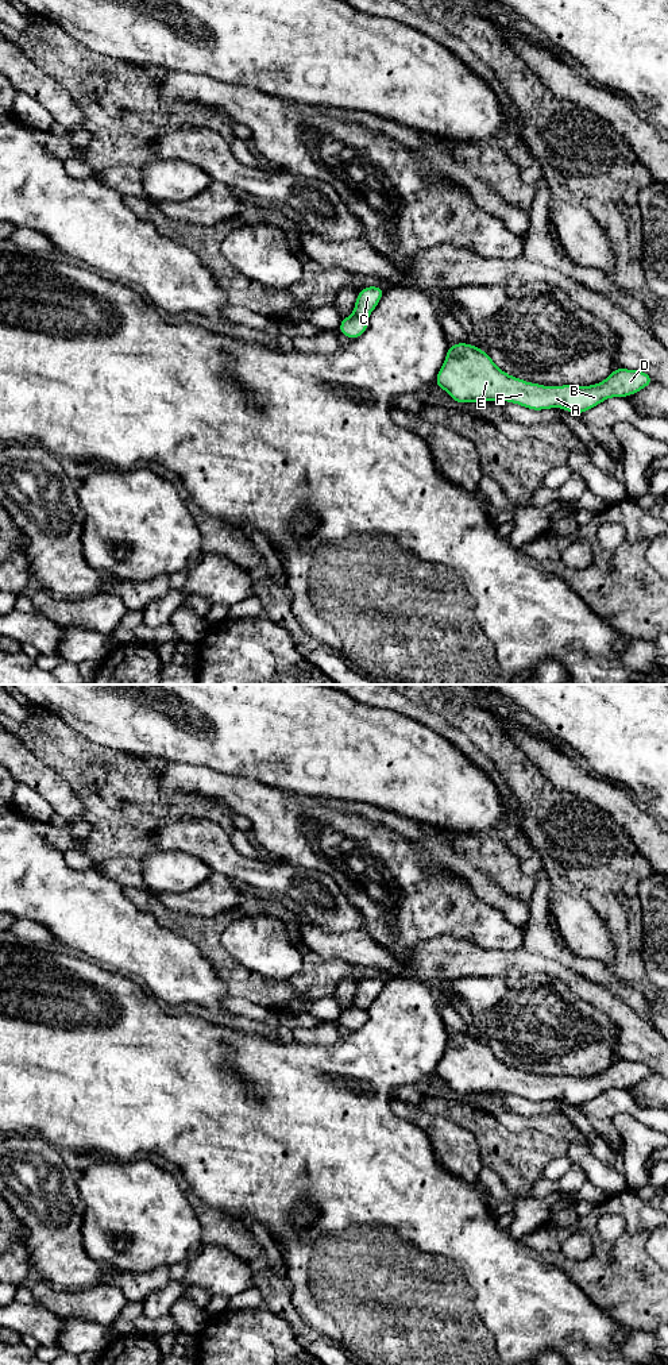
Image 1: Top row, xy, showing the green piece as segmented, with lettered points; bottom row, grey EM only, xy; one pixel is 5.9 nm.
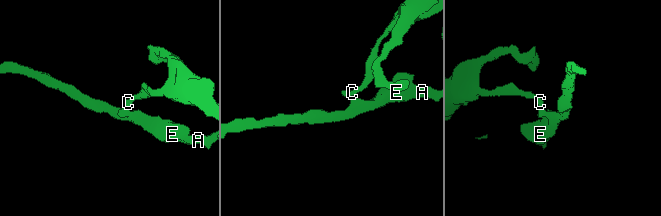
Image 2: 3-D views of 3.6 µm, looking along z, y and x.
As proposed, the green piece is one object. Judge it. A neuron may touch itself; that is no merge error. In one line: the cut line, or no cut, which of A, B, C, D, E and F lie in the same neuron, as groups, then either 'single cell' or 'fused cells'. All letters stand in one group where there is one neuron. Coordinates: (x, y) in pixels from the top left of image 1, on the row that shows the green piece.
cut in xy along (354, 313), (365, 319); A B D E F / C; fused cells

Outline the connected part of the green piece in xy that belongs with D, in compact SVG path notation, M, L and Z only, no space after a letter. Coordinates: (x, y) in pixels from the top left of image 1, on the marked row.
M468 343L448 346L444 365L435 379L436 386L460 404L498 400L532 410L561 408L572 414L580 414L610 397L628 398L653 382L644 371L617 367L595 385L542 386L499 370L482 348Z

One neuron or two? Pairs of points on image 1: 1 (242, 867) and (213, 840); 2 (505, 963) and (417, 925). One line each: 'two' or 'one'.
1: one
2: two

